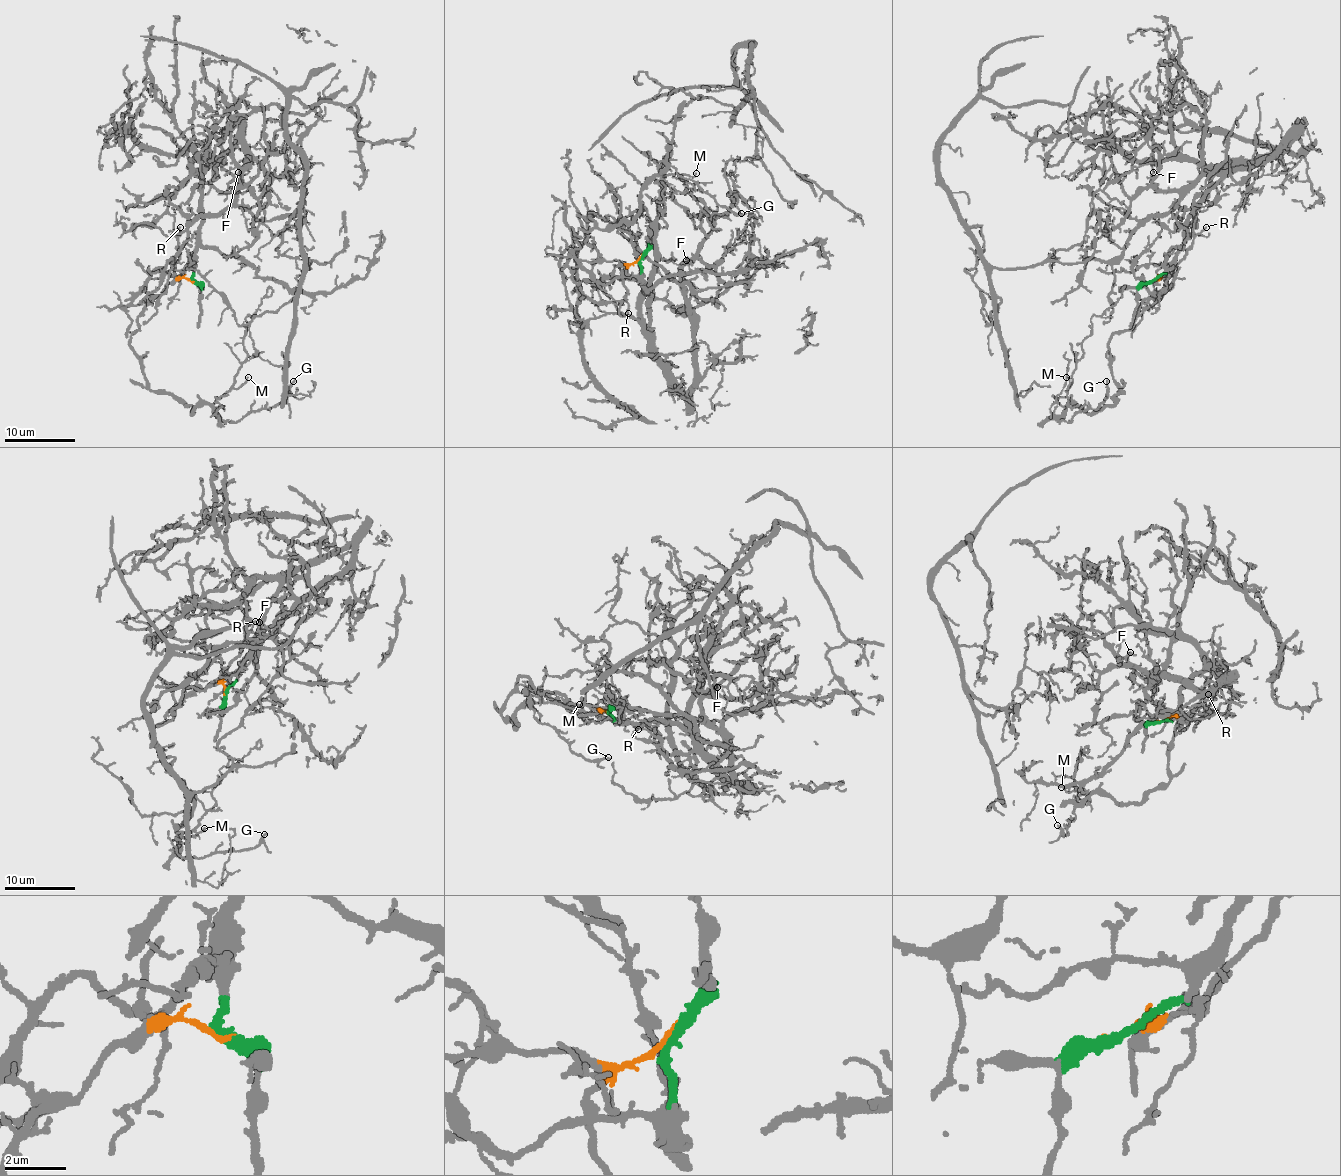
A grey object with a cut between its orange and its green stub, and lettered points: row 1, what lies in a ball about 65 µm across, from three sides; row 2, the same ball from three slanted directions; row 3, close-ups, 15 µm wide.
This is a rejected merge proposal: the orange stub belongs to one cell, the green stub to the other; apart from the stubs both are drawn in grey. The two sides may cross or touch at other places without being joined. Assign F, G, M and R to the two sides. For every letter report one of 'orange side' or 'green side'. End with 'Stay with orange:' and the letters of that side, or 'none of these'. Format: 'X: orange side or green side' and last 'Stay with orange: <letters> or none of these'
F: green side
G: orange side
M: orange side
R: orange side
Stay with orange: G, M, R

